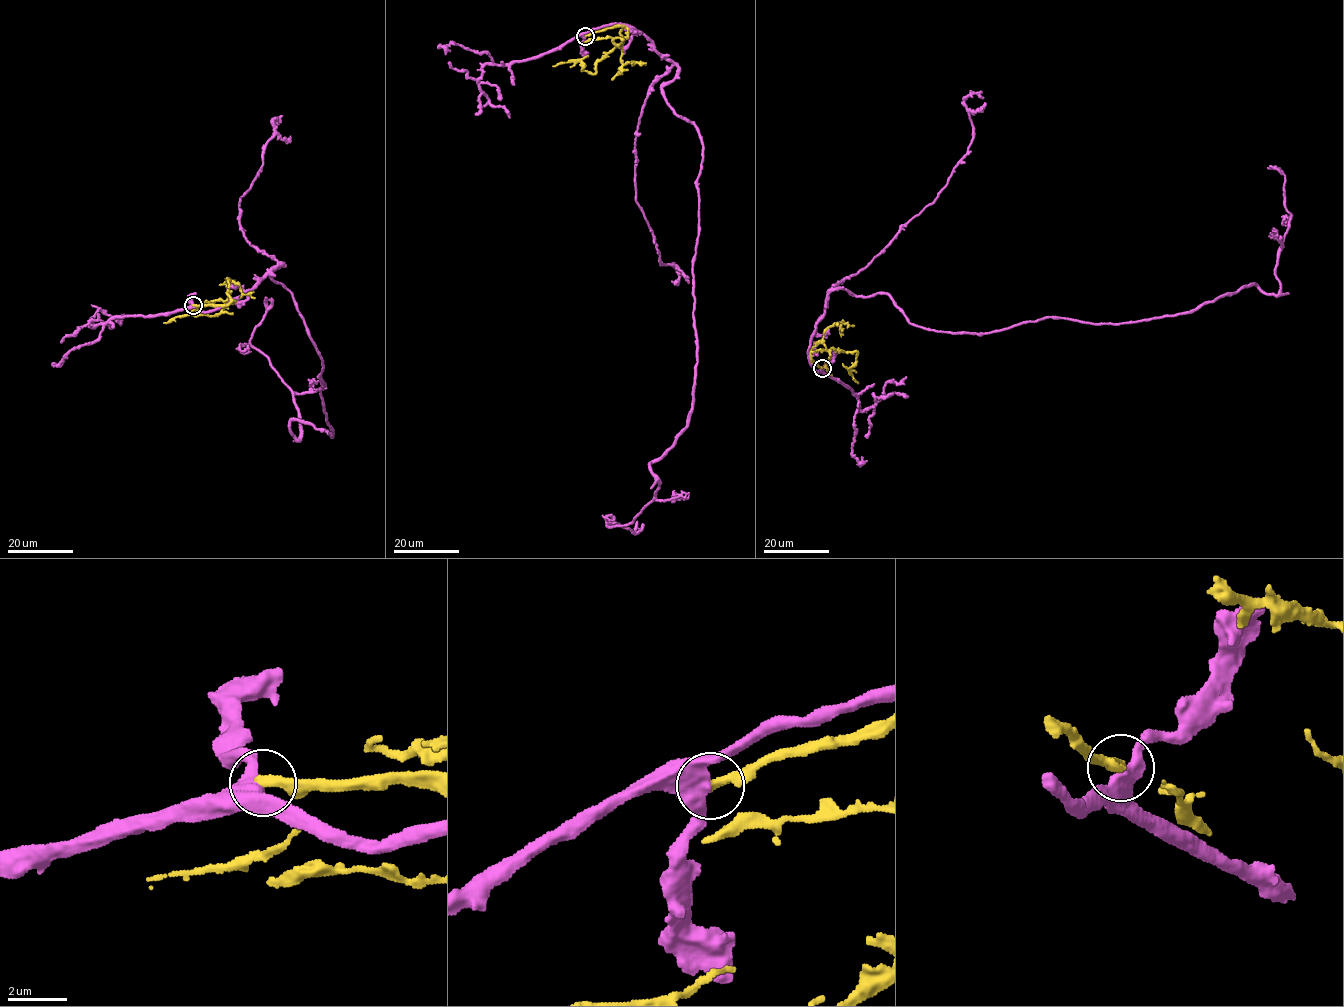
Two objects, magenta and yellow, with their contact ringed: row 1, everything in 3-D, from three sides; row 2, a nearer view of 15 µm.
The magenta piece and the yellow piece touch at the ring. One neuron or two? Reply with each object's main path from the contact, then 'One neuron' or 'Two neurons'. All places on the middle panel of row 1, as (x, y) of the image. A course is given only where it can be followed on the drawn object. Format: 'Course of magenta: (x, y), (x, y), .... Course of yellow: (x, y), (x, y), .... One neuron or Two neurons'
Course of magenta: (585, 36), (642, 32), (702, 143), (692, 411), (651, 462), (655, 498), (616, 524), (637, 521). Course of yellow: (585, 36), (617, 26), (627, 29), (627, 36), (596, 63), (595, 73), (583, 70), (578, 60), (552, 66). Two neurons

